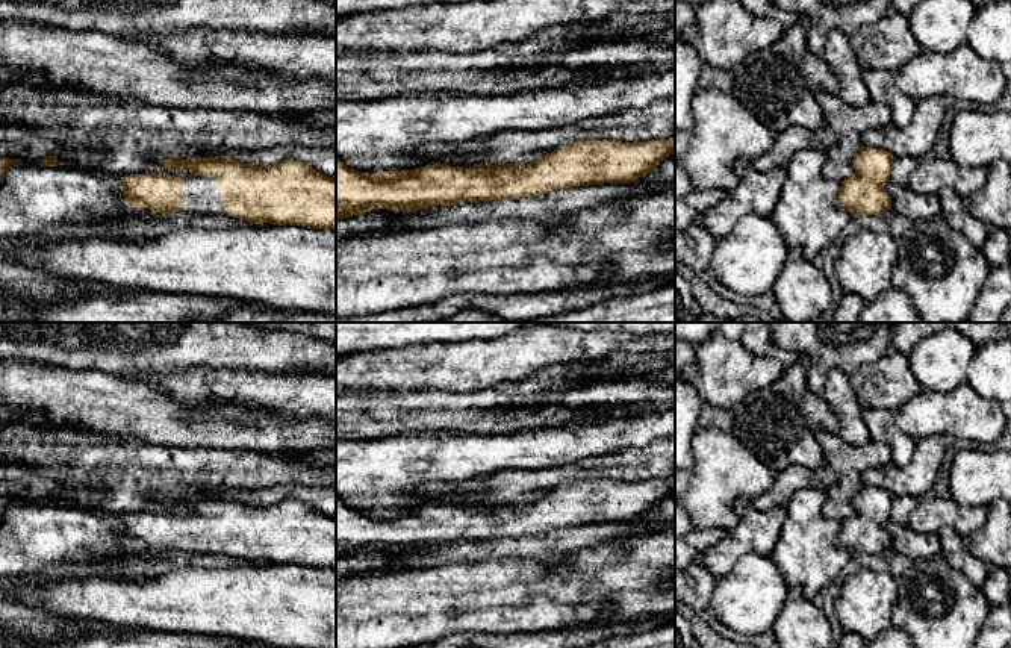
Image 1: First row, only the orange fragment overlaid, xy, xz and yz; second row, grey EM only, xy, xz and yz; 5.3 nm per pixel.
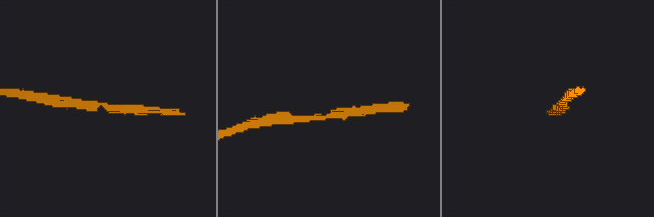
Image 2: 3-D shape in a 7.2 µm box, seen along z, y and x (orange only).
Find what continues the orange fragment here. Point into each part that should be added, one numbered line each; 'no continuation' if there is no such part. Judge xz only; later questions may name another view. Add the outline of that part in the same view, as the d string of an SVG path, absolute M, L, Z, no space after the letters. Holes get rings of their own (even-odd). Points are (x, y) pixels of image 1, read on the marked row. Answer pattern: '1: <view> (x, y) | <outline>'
no continuation

